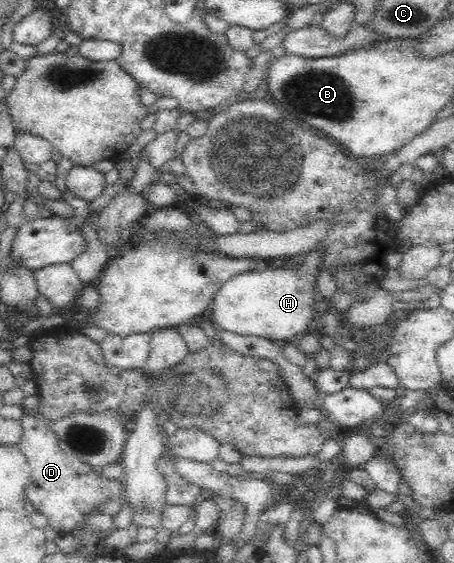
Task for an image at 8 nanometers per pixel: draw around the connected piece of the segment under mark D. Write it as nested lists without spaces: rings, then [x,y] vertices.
[[[24,408],[21,427],[23,427],[23,436],[17,443],[17,447],[26,456],[31,471],[28,485],[24,489],[26,498],[28,498],[36,512],[47,517],[48,526],[55,532],[58,532],[59,535],[70,533],[80,521],[85,519],[85,515],[90,515],[94,511],[94,507],[98,503],[102,503],[104,499],[108,499],[108,497],[121,497],[123,495],[124,483],[120,479],[104,480],[104,478],[100,478],[96,474],[96,471],[91,466],[84,463],[80,458],[65,454],[59,446],[56,434],[45,419],[33,413],[28,415],[28,413],[25,413]]]

